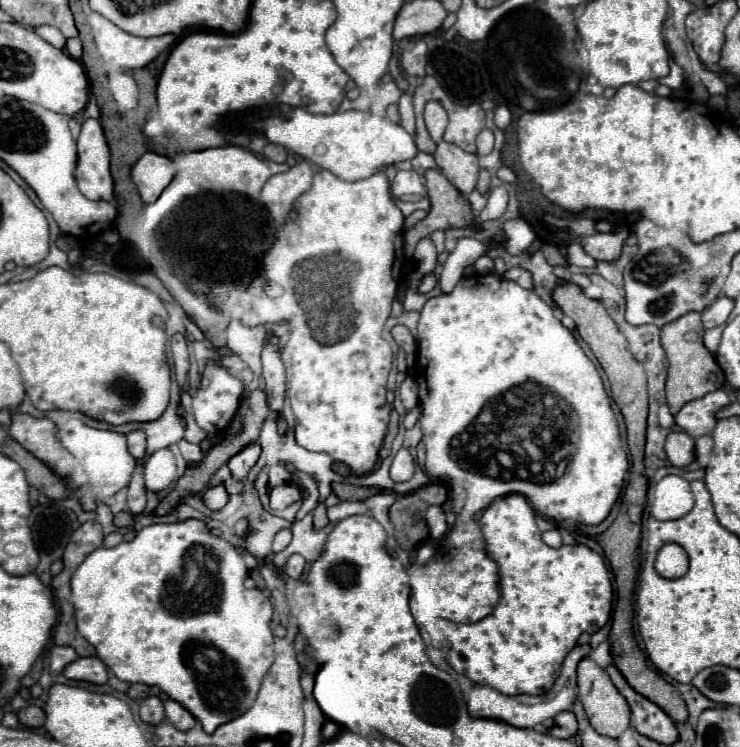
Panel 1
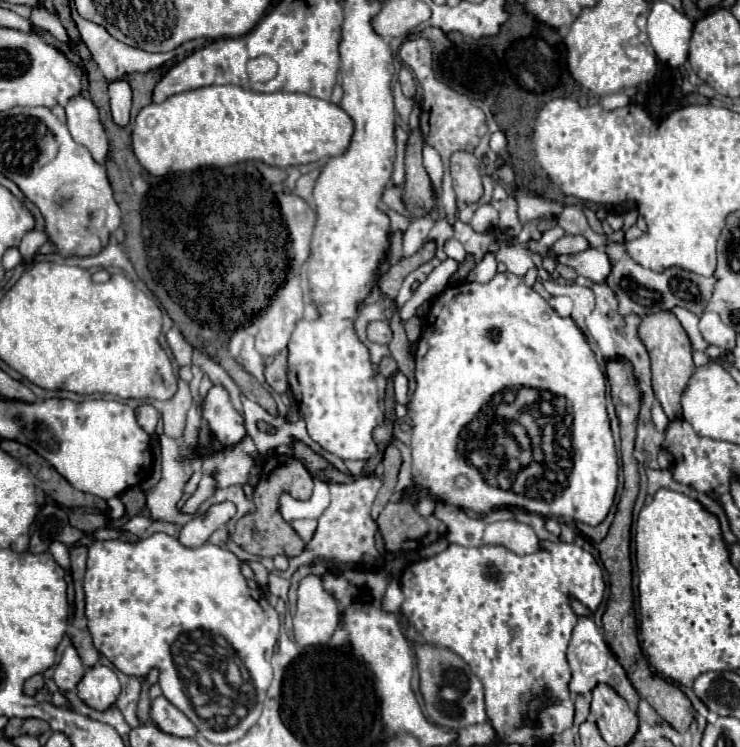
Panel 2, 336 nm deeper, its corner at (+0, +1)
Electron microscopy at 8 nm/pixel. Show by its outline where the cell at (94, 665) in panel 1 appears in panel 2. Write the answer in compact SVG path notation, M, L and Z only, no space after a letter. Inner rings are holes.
M94 665L86 669L76 689L78 697L96 711L110 709L120 695L120 681L110 667Z

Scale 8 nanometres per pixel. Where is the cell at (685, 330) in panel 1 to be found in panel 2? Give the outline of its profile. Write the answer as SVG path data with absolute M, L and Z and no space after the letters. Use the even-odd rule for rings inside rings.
M658 311L658 313L642 317L642 323L638 325L638 337L642 339L642 343L646 345L648 355L650 355L652 387L654 387L656 399L660 401L668 419L682 417L680 395L682 395L682 389L686 387L686 381L692 377L692 373L696 369L696 365L692 361L692 347L690 347L684 327L670 311Z

